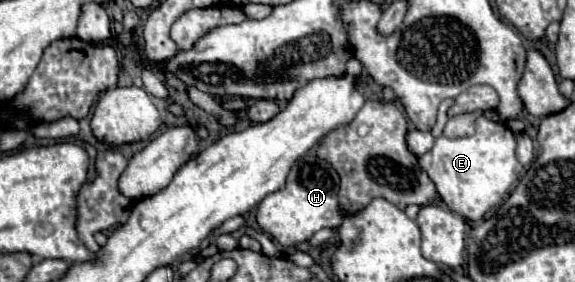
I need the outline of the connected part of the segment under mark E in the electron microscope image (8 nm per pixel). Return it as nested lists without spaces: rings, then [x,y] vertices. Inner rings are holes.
[[[476,118],[476,132],[472,136],[450,140],[438,136],[432,150],[420,156],[420,168],[434,182],[442,202],[466,220],[478,222],[486,212],[504,202],[504,194],[510,194],[522,172],[522,164],[516,160],[516,140],[512,132],[488,118]]]

